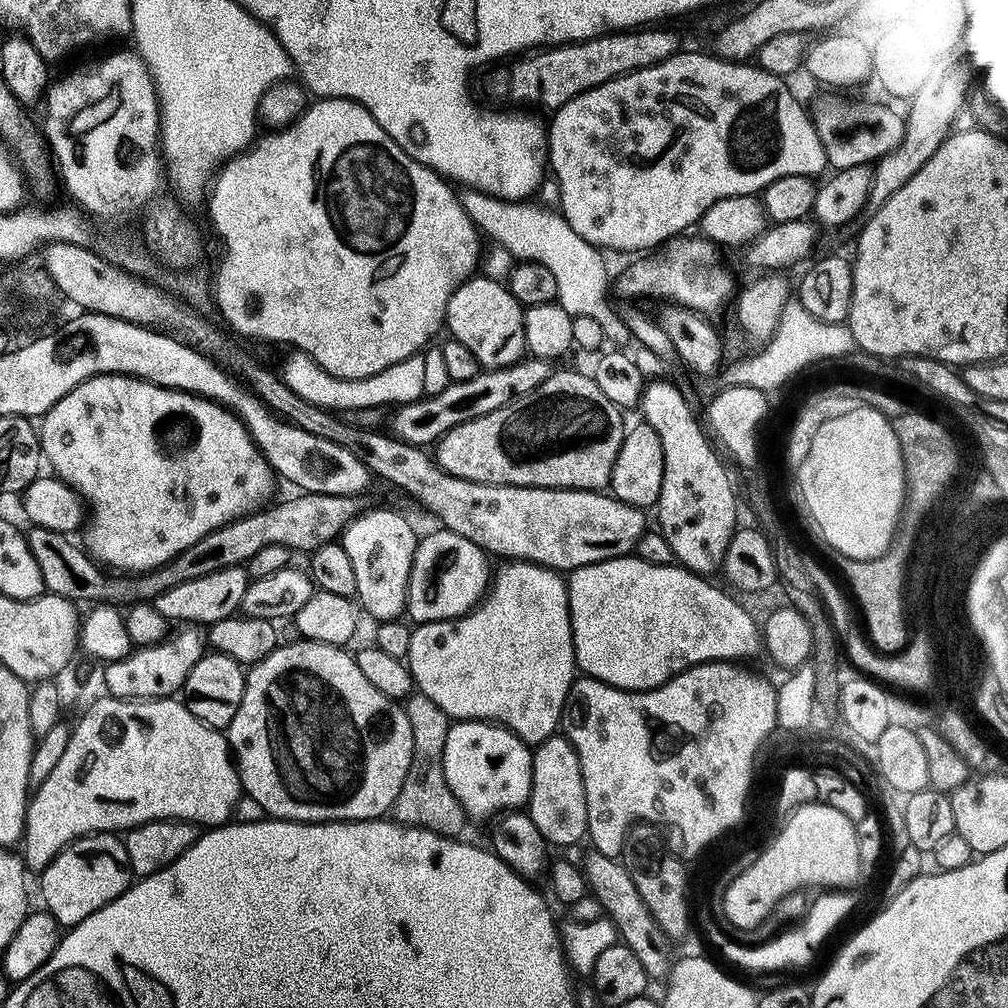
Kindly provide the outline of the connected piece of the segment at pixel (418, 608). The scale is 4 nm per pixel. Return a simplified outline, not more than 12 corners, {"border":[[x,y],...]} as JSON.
{"border":[[445,528],[417,541],[413,623],[454,620],[490,586],[489,557]]}

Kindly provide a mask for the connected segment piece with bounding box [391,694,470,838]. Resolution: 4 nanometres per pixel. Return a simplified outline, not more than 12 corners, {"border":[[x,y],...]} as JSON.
{"border":[[413,694],[414,750],[391,815],[398,824],[463,837],[470,817],[446,786],[450,718]]}

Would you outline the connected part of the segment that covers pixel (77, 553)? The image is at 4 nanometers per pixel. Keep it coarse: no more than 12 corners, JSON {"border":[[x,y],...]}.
{"border":[[296,494],[143,574],[109,574],[63,532],[26,538],[51,595],[131,606],[263,547],[312,554],[364,496]]}

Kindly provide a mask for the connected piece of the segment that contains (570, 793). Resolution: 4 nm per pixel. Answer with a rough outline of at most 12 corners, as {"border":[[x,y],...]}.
{"border":[[562,734],[532,753],[528,817],[549,845],[588,835],[586,786]]}

